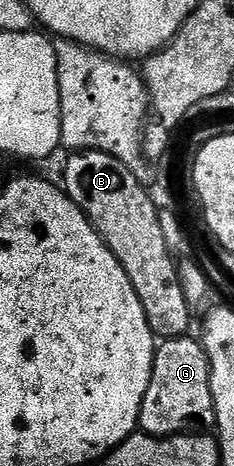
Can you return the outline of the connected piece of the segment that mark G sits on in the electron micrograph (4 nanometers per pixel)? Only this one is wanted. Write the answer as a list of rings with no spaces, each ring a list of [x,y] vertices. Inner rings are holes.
[[[186,335],[181,338],[164,340],[155,349],[153,374],[149,378],[149,390],[145,390],[145,398],[141,402],[141,414],[139,415],[139,428],[146,432],[148,436],[166,438],[168,436],[203,434],[215,428],[211,363],[202,343],[198,339],[191,339],[190,335]]]

